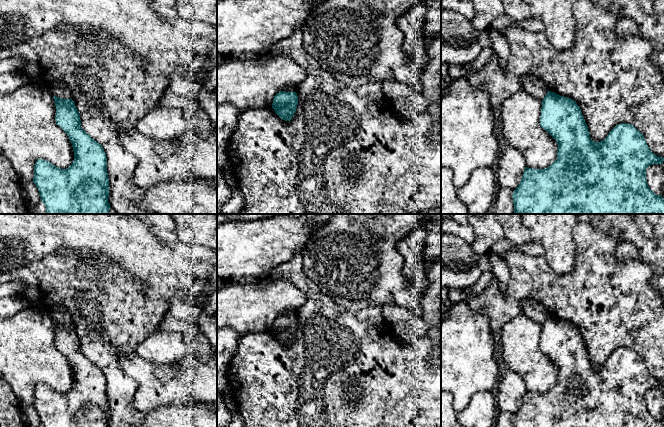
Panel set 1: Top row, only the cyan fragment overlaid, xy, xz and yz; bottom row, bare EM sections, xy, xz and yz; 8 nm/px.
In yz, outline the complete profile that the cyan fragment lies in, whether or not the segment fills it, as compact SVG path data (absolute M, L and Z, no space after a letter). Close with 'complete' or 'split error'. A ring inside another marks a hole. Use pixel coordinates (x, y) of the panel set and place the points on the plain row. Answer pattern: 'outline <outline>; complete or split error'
outline M551 315L542 324L540 349L556 364L557 383L544 393L526 391L518 411L513 415L513 427L664 427L662 419L656 419L646 403L647 391L661 389L664 382L650 374L643 358L633 349L618 348L604 364L595 366L590 362L588 350L577 327Z; complete

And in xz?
outline M278 316L273 323L272 332L275 337L283 344L290 345L298 329L296 316Z; complete

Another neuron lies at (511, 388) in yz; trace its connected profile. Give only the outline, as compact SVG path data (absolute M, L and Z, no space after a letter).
M507 370L499 379L495 391L501 411L508 411L514 415L521 405L525 392L526 385L523 378L518 373Z

